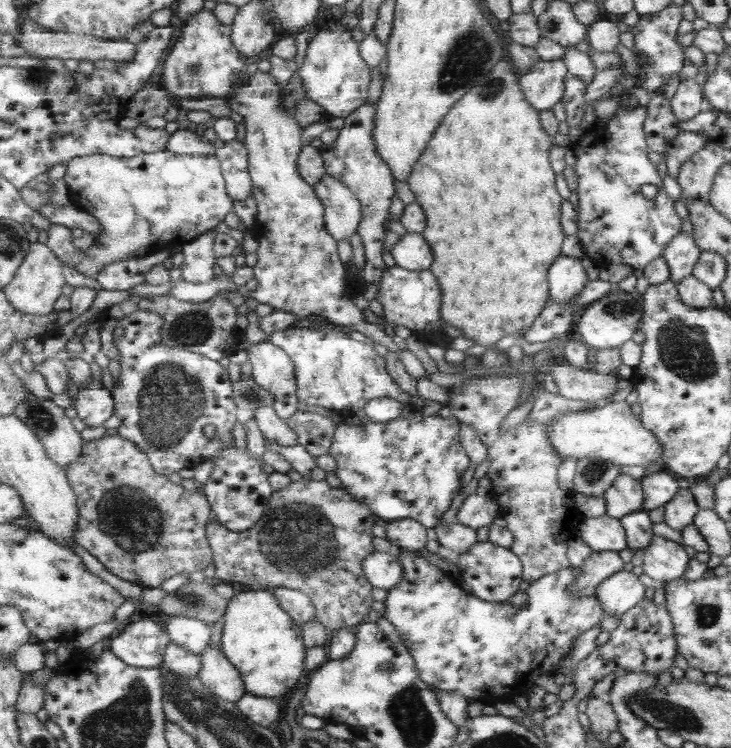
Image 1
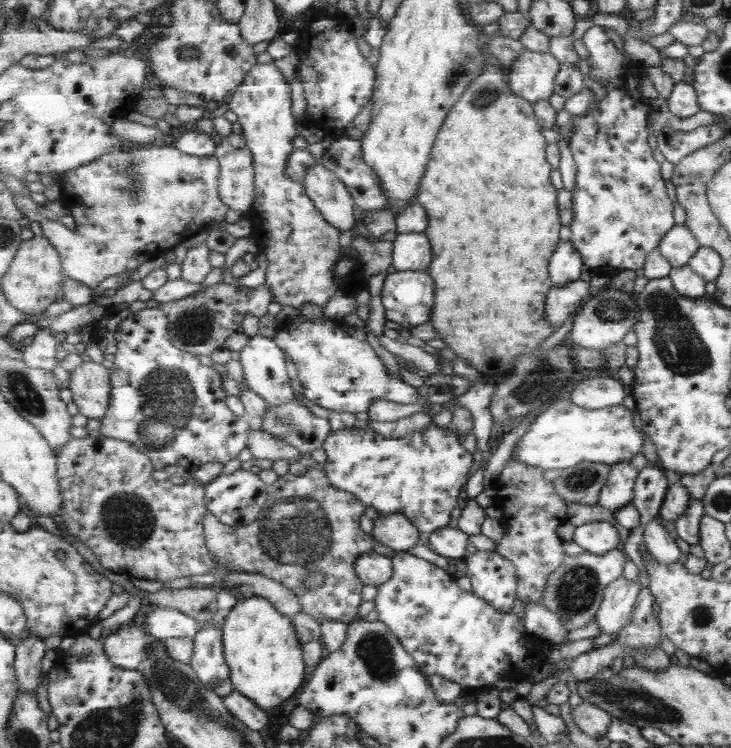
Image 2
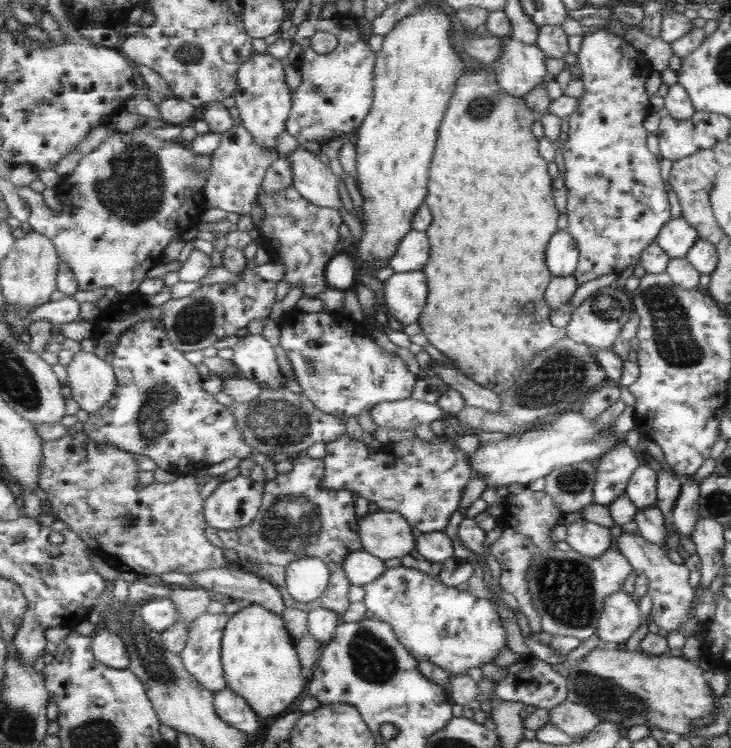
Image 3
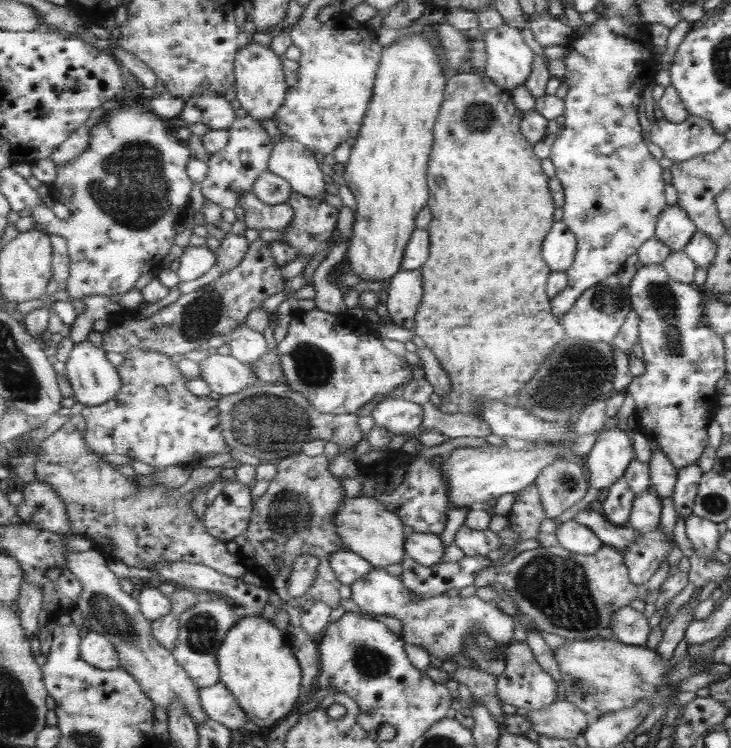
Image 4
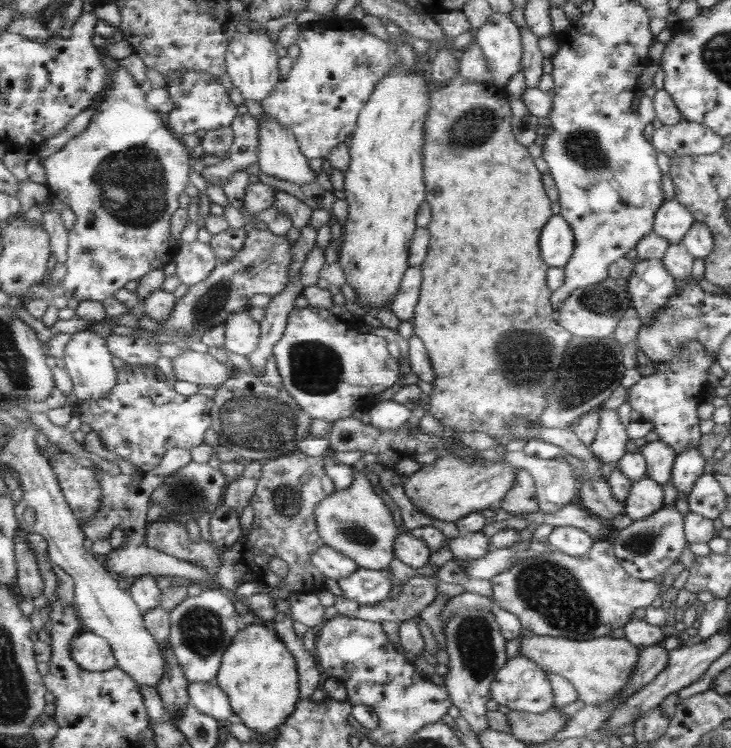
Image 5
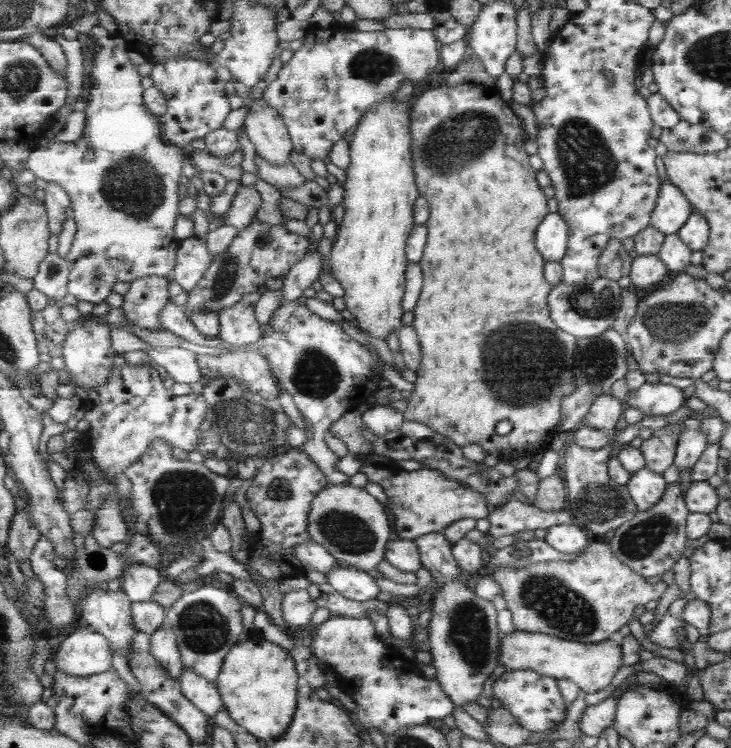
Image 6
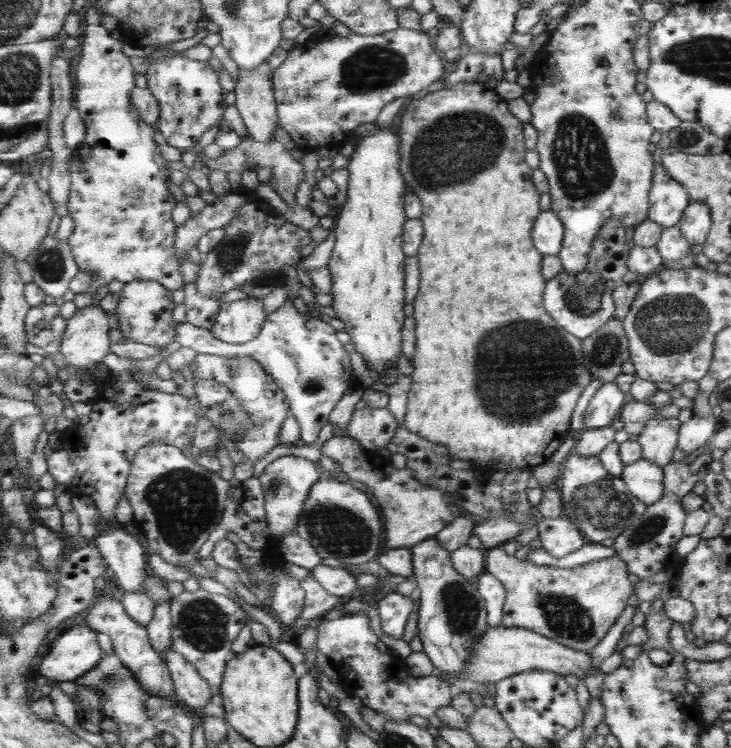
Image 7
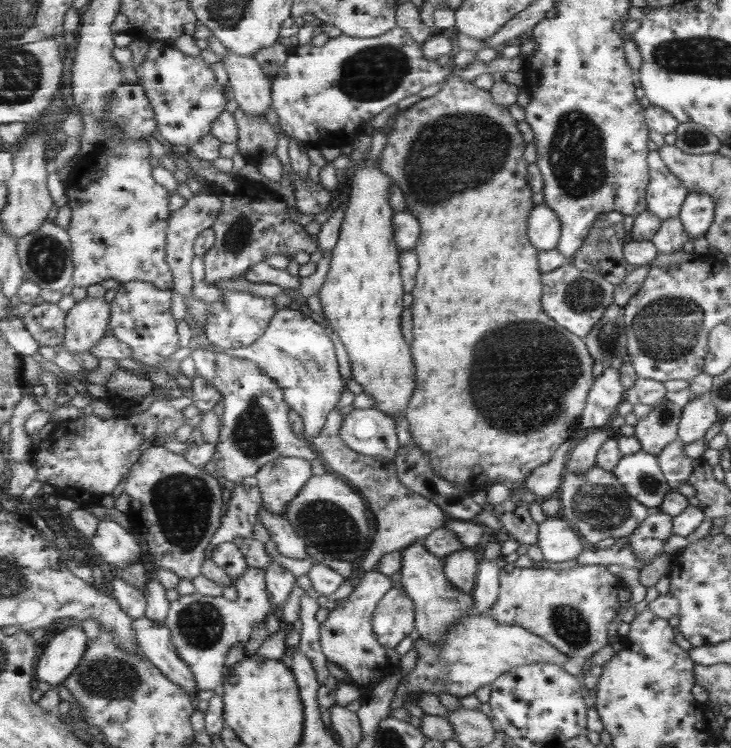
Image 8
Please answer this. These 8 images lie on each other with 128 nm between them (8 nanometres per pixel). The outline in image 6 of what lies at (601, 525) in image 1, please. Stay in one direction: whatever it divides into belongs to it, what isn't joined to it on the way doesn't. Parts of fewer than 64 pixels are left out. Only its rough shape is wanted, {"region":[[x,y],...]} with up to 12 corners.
{"region":[[573,524],[547,528],[545,540],[559,552],[585,550],[592,536]]}

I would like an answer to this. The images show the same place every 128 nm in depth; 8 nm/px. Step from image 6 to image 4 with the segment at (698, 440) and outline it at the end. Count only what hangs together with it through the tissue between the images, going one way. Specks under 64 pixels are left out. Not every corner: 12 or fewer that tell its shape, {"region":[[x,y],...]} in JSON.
{"region":[[676,470],[671,500],[676,516],[687,520],[701,470]]}

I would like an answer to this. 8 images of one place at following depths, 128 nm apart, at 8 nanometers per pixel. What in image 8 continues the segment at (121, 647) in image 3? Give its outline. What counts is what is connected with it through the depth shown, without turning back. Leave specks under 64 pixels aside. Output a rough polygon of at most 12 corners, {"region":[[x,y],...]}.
{"region":[[75,623],[55,636],[37,677],[62,686],[80,666],[90,639]]}

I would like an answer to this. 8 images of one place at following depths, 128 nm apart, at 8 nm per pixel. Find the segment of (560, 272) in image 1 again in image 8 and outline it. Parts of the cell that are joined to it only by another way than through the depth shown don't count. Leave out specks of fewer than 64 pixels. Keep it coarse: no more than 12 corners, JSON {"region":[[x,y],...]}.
{"region":[[535,206],[528,221],[533,246],[557,249],[563,226],[552,208]]}

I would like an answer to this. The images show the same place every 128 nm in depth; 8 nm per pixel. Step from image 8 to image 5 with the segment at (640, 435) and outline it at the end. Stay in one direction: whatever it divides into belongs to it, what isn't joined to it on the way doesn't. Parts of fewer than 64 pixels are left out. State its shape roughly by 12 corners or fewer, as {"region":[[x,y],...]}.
{"region":[[661,440],[639,450],[647,476],[657,484],[670,480],[674,452]]}

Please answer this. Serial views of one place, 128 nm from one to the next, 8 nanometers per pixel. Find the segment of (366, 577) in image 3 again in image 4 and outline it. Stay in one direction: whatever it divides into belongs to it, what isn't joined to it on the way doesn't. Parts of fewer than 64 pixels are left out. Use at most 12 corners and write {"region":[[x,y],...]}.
{"region":[[348,548],[333,553],[338,579],[348,586],[375,569]]}

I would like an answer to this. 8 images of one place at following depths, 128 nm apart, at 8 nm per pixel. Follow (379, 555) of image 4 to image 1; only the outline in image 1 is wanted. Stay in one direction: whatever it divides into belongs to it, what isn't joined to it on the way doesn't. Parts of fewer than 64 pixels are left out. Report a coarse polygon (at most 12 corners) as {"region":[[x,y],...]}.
{"region":[[415,519],[389,521],[387,538],[418,551],[429,542],[428,528]]}

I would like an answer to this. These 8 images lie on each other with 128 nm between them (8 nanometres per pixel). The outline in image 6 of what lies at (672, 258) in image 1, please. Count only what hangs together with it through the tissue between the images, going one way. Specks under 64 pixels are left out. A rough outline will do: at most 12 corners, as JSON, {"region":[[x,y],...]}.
{"region":[[661,180],[651,226],[676,234],[691,212],[682,192]]}

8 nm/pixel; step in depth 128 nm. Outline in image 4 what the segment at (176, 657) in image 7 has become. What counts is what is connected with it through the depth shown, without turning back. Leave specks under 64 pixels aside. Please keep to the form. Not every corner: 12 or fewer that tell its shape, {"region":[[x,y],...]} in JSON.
{"region":[[223,683],[200,688],[207,715],[231,730],[249,716]]}

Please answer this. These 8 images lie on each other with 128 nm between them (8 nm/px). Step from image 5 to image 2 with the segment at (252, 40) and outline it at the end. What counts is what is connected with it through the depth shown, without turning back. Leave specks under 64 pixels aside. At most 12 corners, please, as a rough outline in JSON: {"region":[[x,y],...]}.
{"region":[[256,63],[228,110],[256,166],[247,215],[282,307],[341,289],[340,231],[287,173],[290,84]]}

